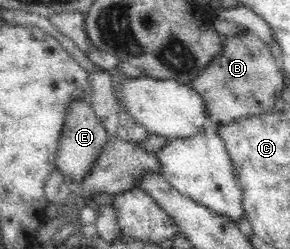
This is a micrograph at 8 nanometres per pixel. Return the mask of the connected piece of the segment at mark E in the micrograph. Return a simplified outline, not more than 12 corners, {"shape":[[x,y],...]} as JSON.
{"shape":[[84,98],[65,114],[56,168],[77,183],[111,139]]}

